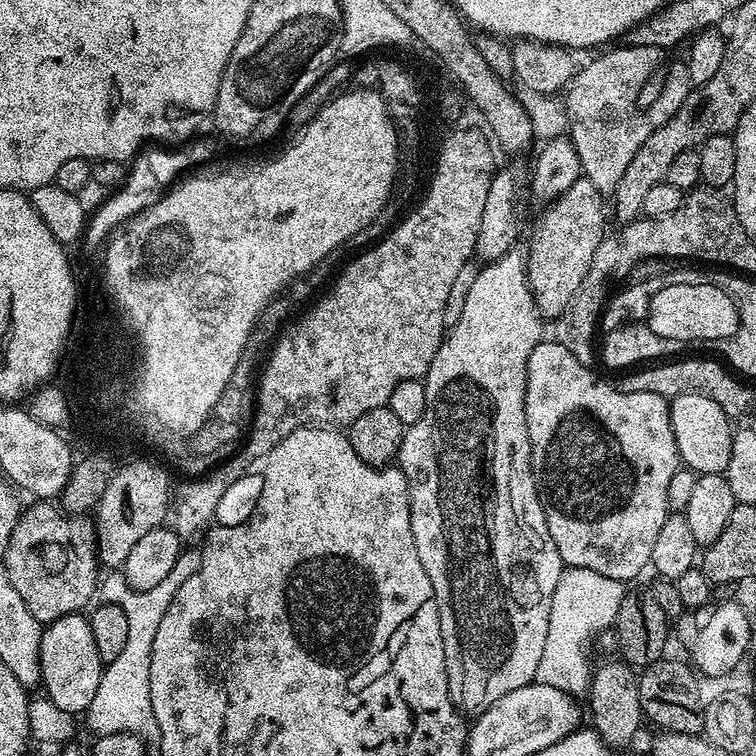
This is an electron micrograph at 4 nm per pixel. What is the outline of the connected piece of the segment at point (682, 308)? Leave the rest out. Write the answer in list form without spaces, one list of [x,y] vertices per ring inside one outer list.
[[[678,282],[678,286],[662,286],[662,290],[658,290],[654,298],[650,298],[646,323],[650,330],[654,330],[654,334],[658,334],[658,338],[688,346],[699,340],[728,340],[738,330],[739,321],[740,312],[736,309],[736,303],[718,286],[690,286],[690,282]]]

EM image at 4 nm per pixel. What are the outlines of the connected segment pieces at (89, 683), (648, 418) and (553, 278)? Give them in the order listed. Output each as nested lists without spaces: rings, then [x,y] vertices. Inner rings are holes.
[[[63,616],[47,625],[41,634],[40,660],[43,695],[62,710],[87,713],[90,702],[94,702],[94,694],[98,694],[98,682],[104,672],[88,616]]]
[[[541,339],[538,346],[530,353],[530,362],[526,370],[526,430],[530,434],[530,450],[532,451],[532,473],[536,475],[536,489],[540,495],[540,504],[546,514],[546,526],[550,530],[550,538],[554,538],[554,546],[558,546],[558,554],[565,566],[594,570],[594,574],[606,574],[606,578],[631,582],[643,568],[652,563],[652,551],[658,533],[662,530],[662,522],[670,515],[666,502],[666,490],[670,487],[670,478],[674,478],[677,468],[681,467],[678,454],[678,442],[674,442],[674,426],[670,426],[669,401],[658,394],[639,392],[626,394],[620,392],[611,383],[599,380],[592,373],[589,365],[578,362],[566,346],[557,344],[555,339]]]
[[[582,178],[541,212],[544,213],[532,236],[532,244],[527,245],[528,285],[541,317],[555,318],[570,306],[574,290],[582,286],[582,278],[586,278],[586,270],[590,270],[590,262],[594,262],[594,250],[598,250],[604,240],[606,200],[594,182]]]

